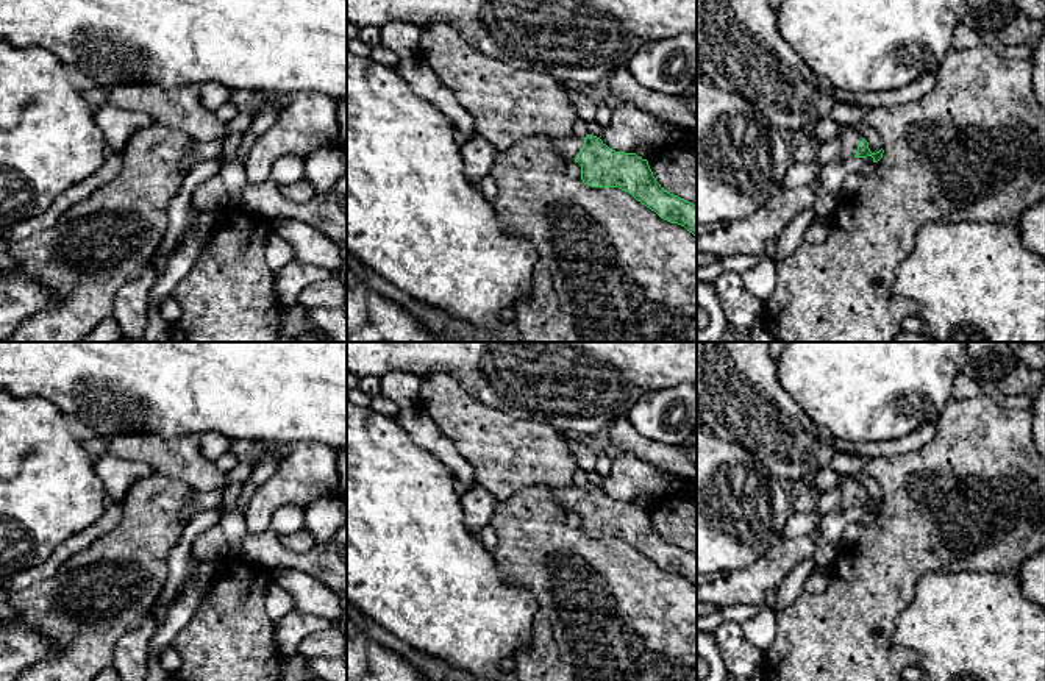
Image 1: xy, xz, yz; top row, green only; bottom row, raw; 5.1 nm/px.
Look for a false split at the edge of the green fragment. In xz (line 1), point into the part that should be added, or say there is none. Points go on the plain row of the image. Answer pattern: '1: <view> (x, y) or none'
1: xz (567, 497)

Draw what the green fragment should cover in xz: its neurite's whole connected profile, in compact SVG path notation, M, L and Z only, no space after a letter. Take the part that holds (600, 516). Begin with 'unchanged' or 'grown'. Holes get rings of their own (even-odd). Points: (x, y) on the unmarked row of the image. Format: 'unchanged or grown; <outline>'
grown; M573 483L567 486L553 486L551 492L565 514L575 511L581 515L581 529L584 534L590 537L619 537L654 561L661 569L684 576L697 587L697 556L664 540L653 526L647 509L642 509L636 503L615 501L592 484L587 487L578 487Z

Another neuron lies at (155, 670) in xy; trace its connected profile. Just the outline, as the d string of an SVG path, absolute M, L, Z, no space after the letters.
M159 656L148 659L148 673L145 681L170 681L170 675L161 667Z

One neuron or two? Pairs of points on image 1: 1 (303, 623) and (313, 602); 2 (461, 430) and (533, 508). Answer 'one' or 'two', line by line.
1: two
2: two

